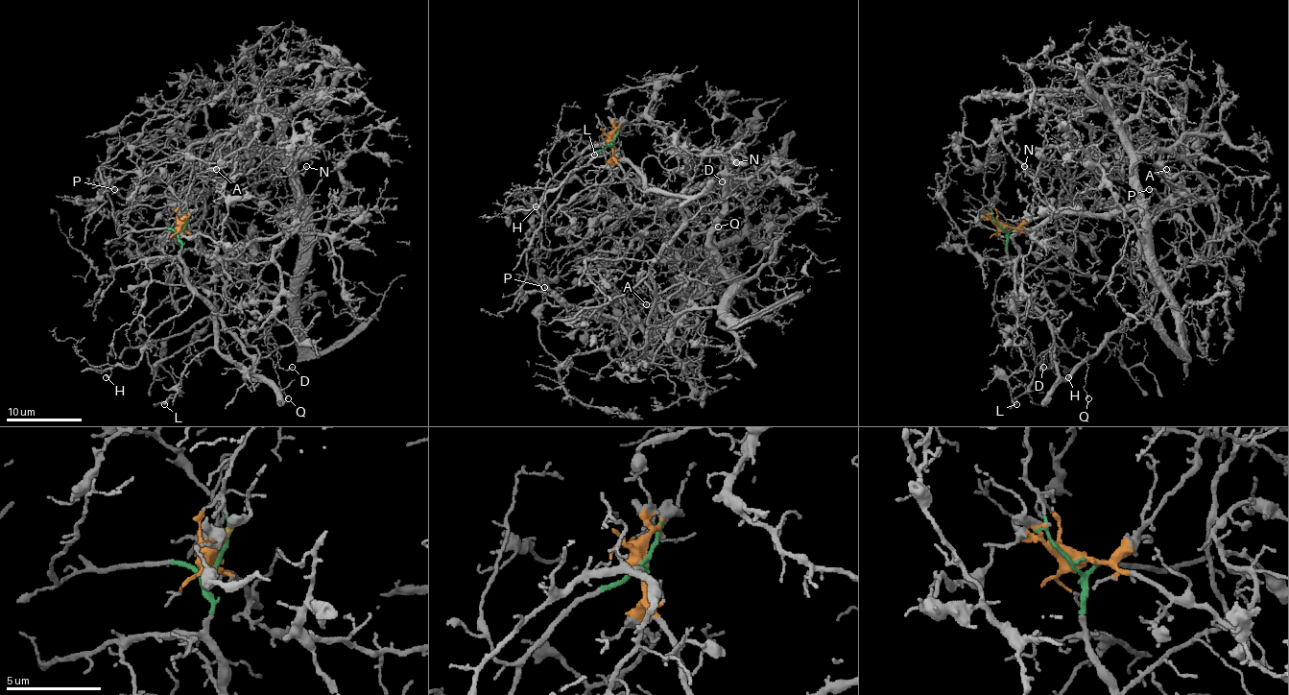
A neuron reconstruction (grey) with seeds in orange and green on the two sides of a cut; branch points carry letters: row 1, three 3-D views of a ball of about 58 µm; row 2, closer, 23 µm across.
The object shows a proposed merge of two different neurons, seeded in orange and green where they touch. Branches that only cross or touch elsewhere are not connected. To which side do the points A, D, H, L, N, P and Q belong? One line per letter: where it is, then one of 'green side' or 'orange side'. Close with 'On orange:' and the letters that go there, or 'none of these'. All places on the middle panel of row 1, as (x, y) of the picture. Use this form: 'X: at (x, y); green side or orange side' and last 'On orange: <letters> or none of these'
A: at (646, 304); green side
D: at (722, 181); green side
H: at (536, 206); green side
L: at (594, 155); green side
N: at (736, 162); orange side
P: at (544, 287); orange side
Q: at (718, 227); green side
On orange: N, P

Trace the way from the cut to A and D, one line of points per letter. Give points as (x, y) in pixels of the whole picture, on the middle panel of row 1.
A: (612, 141), (647, 190), (684, 203), (682, 227), (651, 268), (641, 348), (630, 343), (647, 305)
D: (612, 141), (647, 190), (673, 192), (692, 219), (710, 202), (704, 192), (710, 179), (722, 180)

